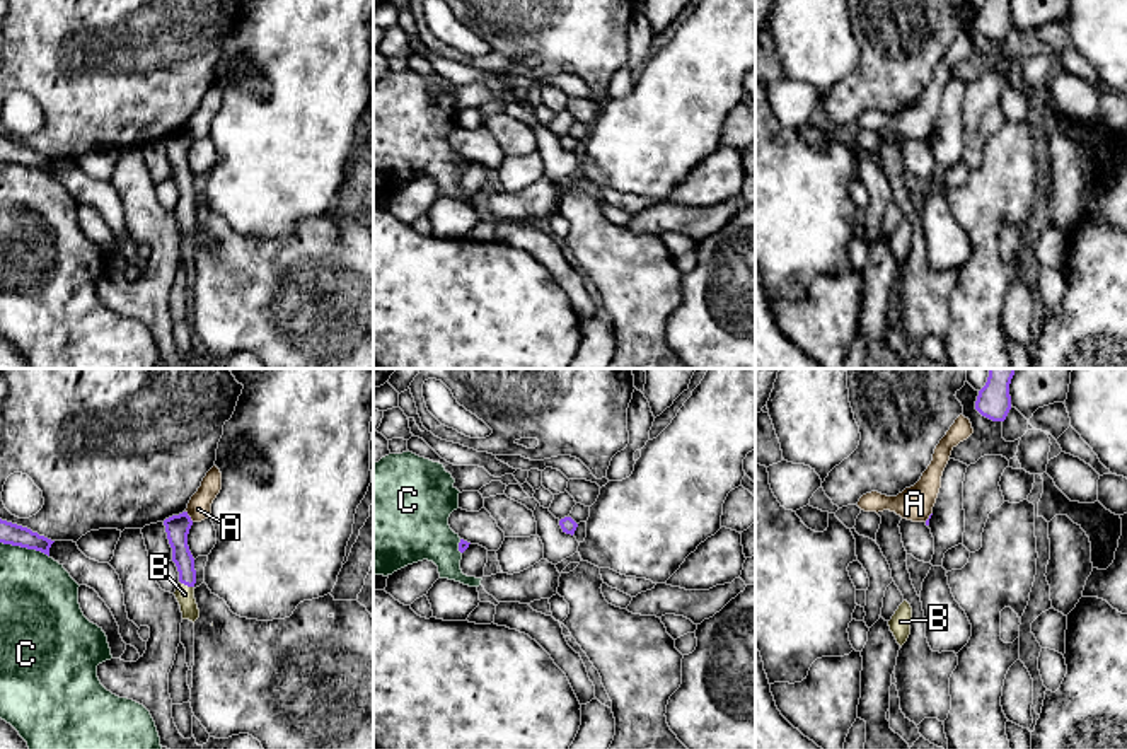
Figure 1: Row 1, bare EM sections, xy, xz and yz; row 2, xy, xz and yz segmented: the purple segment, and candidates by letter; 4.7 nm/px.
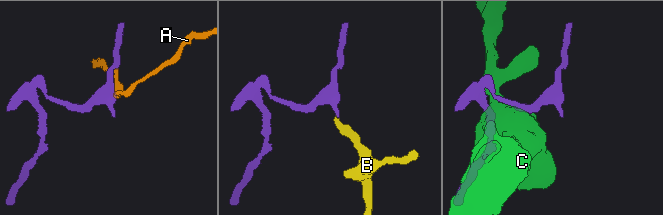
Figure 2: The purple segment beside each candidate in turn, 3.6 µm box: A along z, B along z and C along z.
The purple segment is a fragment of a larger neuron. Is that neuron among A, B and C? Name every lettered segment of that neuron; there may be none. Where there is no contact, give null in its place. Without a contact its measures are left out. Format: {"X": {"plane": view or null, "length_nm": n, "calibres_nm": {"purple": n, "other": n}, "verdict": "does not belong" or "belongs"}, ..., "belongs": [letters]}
{"A": {"plane": "xy", "length_nm": 70, "calibres_nm": {"purple": 110, "other": 110}, "verdict": "does not belong"}, "B": {"plane": "xy", "length_nm": 80, "calibres_nm": {"purple": 100, "other": 90}, "verdict": "belongs"}, "C": {"plane": "xy", "length_nm": 240, "calibres_nm": {"purple": 100, "other": 360}, "verdict": "does not belong"}, "belongs": ["B"]}

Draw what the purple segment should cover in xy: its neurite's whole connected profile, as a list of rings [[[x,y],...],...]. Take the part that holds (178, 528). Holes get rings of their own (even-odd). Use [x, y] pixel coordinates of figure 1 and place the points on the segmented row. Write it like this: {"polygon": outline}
{"polygon": [[[188,512],[179,515],[172,515],[164,520],[165,532],[169,544],[172,548],[172,561],[179,572],[179,585],[174,592],[182,619],[196,621],[199,618],[199,609],[194,599],[194,584],[196,584],[196,570],[194,570],[194,558],[188,546],[188,534],[193,525],[191,517]]]}

